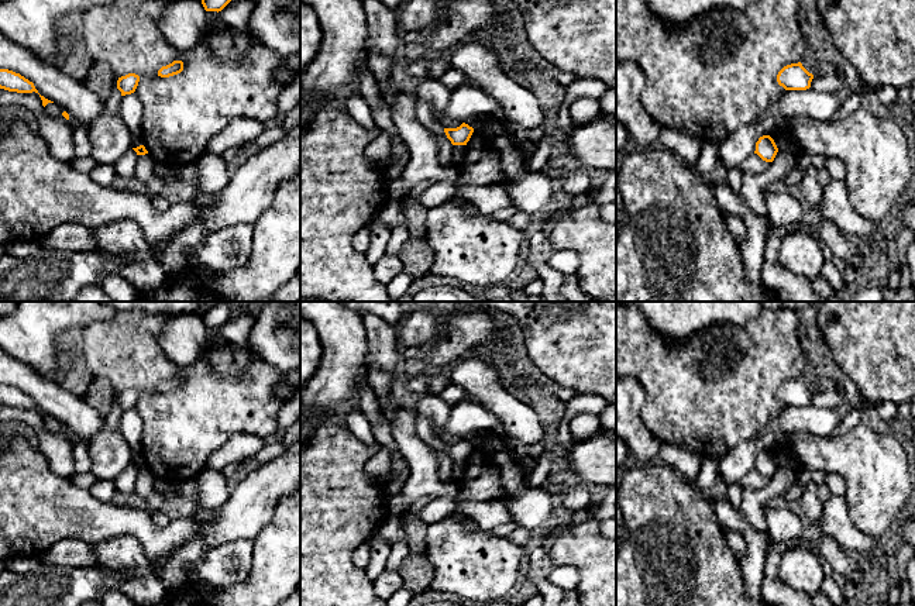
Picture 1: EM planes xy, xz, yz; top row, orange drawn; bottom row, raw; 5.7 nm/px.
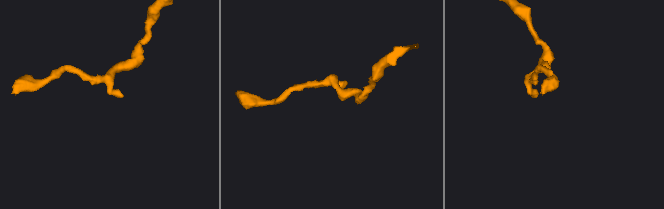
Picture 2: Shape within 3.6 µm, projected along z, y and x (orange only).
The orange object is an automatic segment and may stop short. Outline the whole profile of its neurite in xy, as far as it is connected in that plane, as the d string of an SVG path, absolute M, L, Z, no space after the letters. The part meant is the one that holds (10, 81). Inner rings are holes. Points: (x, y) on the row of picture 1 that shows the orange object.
M0 69L0 89L17 93L38 93L32 82L8 69Z

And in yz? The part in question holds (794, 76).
M801 62L784 66L777 75L778 85L785 90L806 90L811 87L812 79L813 75Z

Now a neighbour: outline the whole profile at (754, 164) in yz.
M753 154L746 161L743 161L740 171L742 173L763 173L770 168L771 162L763 161L757 154Z

